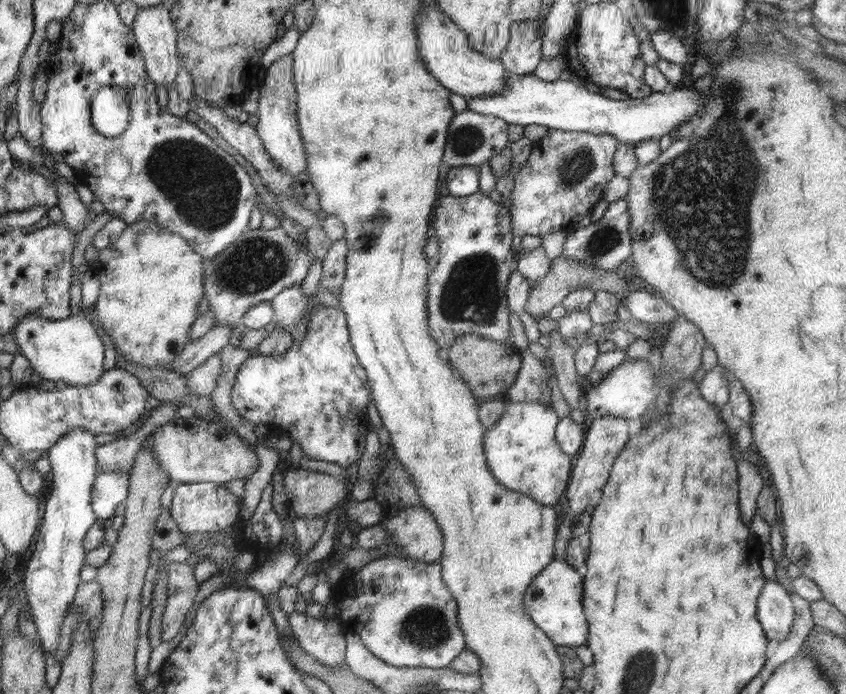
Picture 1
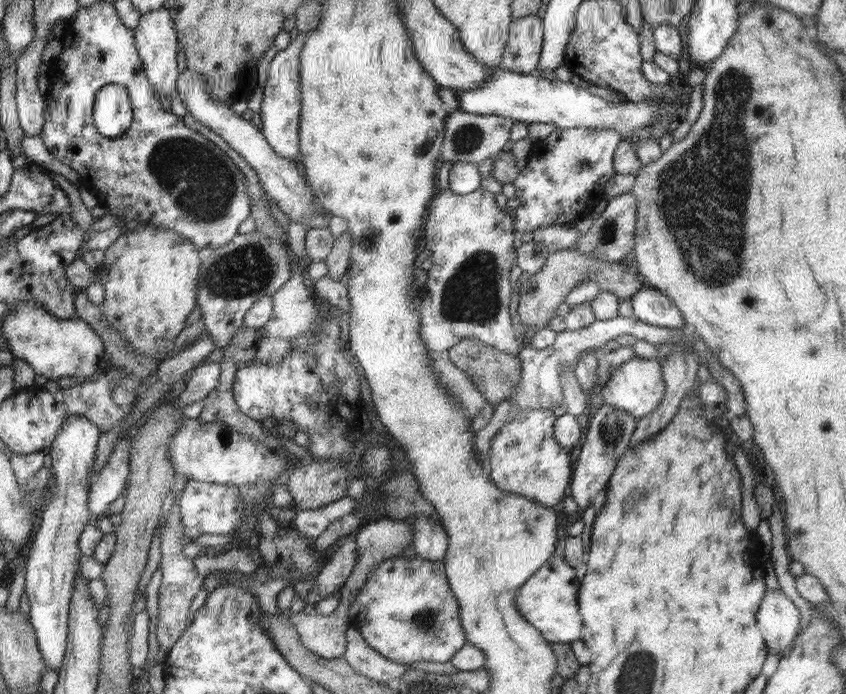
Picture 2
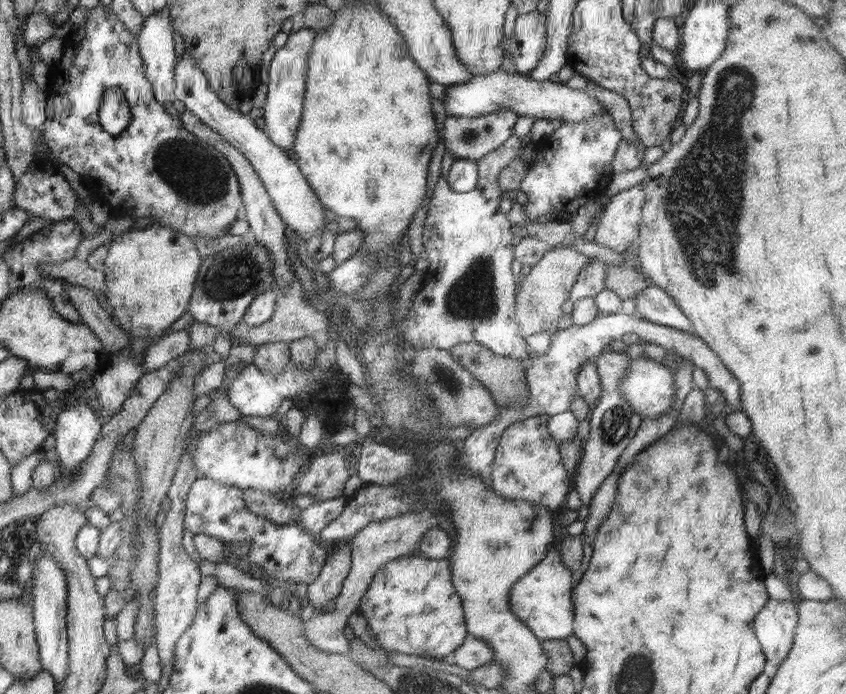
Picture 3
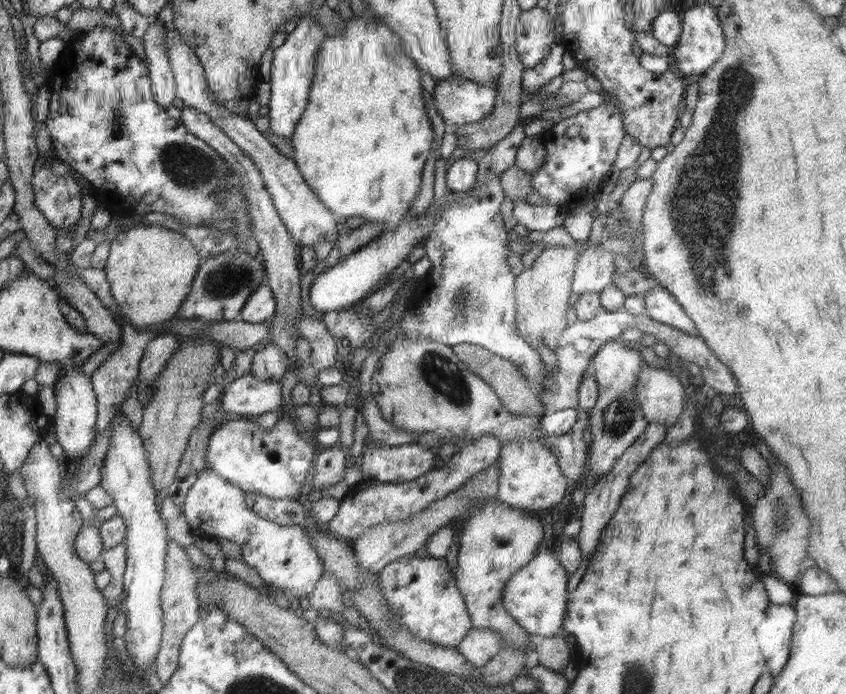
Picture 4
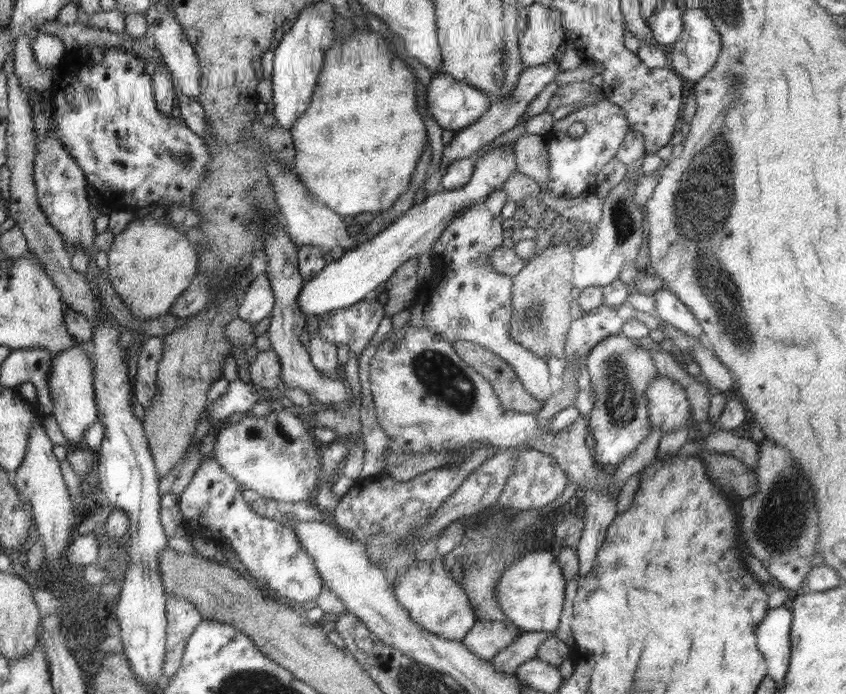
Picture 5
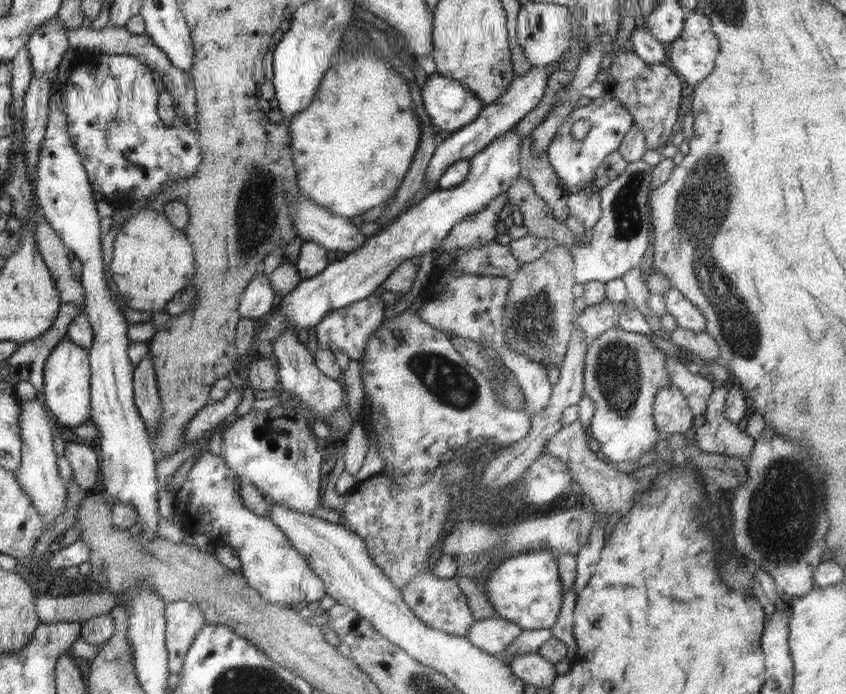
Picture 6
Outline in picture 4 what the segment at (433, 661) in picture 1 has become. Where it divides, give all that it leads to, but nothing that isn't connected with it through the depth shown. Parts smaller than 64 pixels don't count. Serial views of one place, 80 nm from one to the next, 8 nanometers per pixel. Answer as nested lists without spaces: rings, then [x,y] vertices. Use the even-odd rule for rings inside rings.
[[[406,556],[387,564],[379,573],[379,590],[383,592],[387,603],[393,610],[399,625],[406,627],[416,638],[432,641],[443,647],[457,647],[473,627],[464,597],[455,581],[455,576],[446,563],[445,557],[425,558]]]

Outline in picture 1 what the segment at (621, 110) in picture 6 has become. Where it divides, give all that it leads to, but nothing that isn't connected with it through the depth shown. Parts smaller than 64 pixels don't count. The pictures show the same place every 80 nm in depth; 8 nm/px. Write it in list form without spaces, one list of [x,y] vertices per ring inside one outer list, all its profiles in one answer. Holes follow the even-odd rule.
[[[549,129],[540,140],[533,143],[534,147],[531,148],[525,166],[514,177],[515,183],[510,197],[512,205],[508,207],[512,232],[516,236],[532,234],[541,238],[560,229],[572,231],[578,227],[578,222],[590,216],[592,209],[603,200],[604,189],[615,175],[613,156],[619,142],[612,135]]]

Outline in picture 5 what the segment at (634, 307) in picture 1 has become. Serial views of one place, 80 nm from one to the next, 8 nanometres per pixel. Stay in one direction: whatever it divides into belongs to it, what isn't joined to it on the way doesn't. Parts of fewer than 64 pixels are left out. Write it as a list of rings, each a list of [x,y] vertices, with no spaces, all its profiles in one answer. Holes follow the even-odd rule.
[[[662,289],[654,294],[656,311],[654,316],[696,339],[704,337],[703,328],[697,316],[670,289]]]

